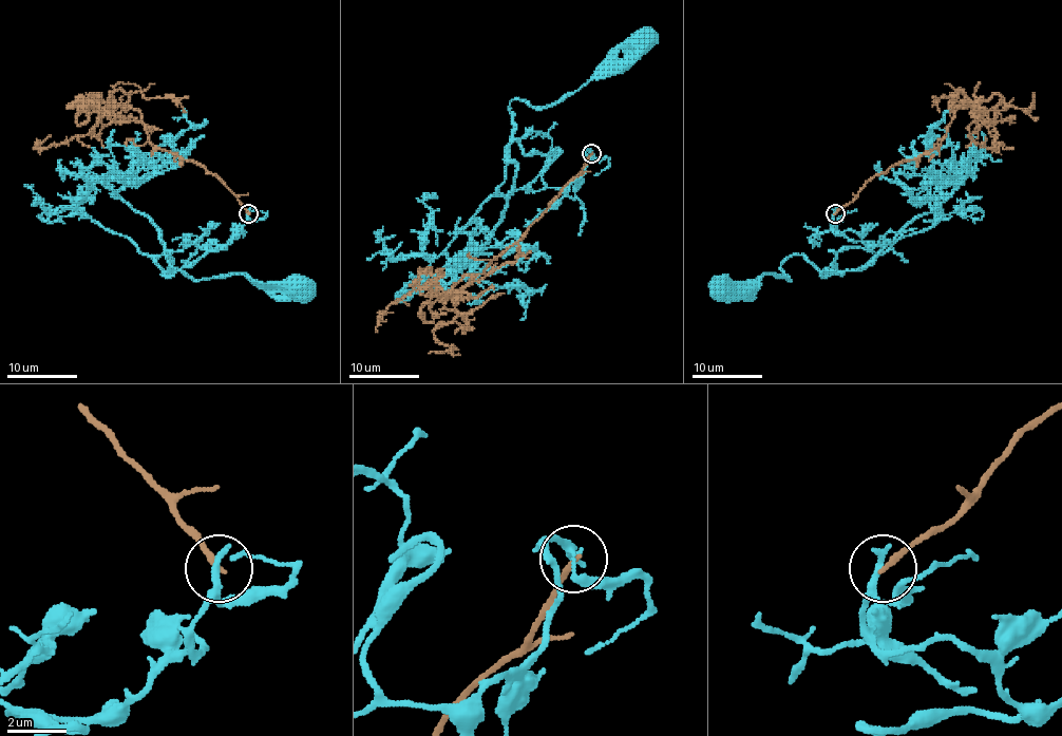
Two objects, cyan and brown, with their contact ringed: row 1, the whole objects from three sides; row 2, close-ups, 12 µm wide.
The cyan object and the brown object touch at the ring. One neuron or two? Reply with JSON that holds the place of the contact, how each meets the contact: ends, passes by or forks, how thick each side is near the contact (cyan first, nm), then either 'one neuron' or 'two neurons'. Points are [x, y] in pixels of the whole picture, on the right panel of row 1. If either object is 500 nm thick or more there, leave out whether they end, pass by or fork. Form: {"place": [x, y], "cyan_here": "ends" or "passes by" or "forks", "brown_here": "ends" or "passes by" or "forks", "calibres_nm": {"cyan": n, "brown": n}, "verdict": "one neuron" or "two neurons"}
{"place": [835, 213], "cyan_here": "passes by", "brown_here": "ends", "calibres_nm": {"cyan": 200, "brown": 190}, "verdict": "two neurons"}

